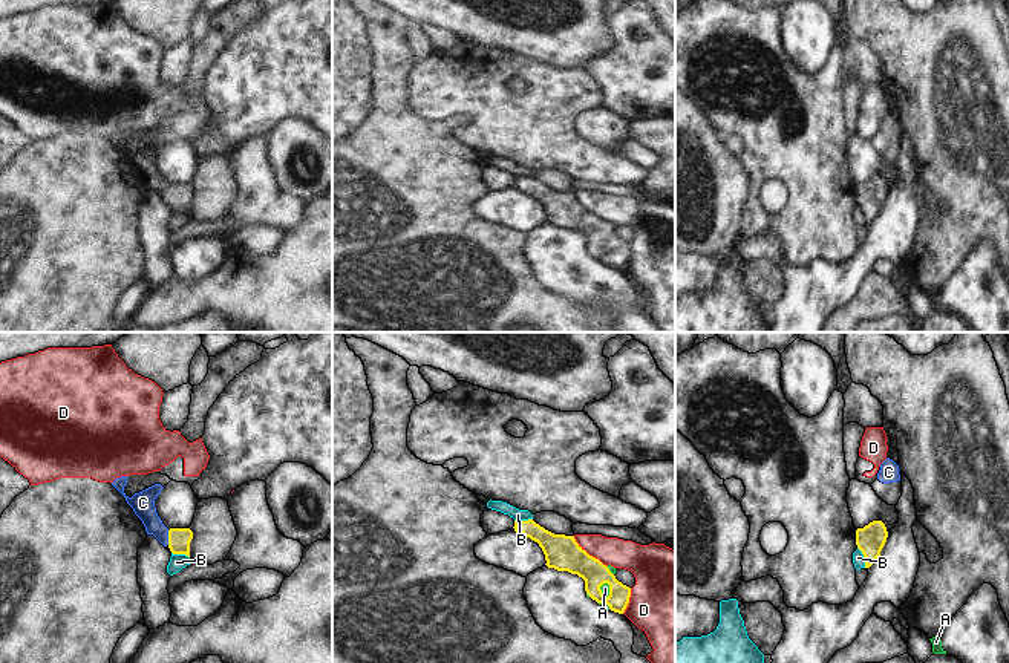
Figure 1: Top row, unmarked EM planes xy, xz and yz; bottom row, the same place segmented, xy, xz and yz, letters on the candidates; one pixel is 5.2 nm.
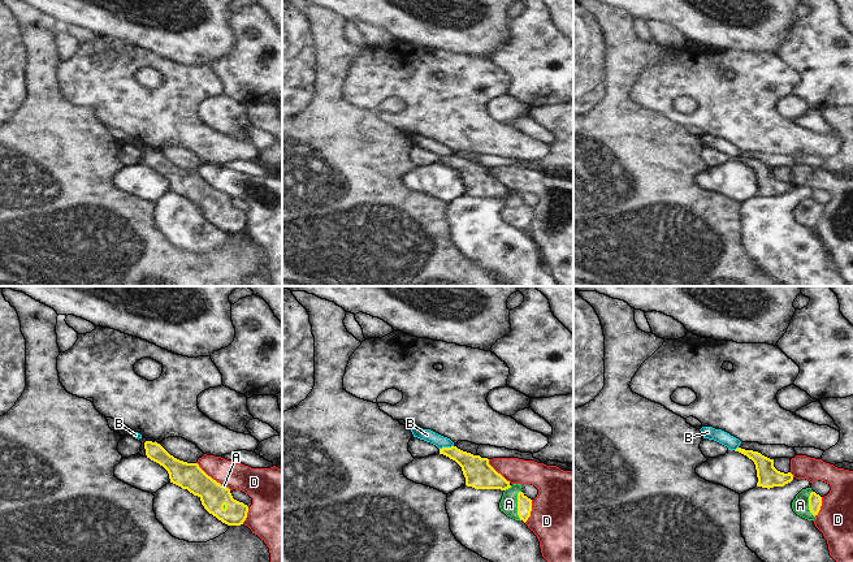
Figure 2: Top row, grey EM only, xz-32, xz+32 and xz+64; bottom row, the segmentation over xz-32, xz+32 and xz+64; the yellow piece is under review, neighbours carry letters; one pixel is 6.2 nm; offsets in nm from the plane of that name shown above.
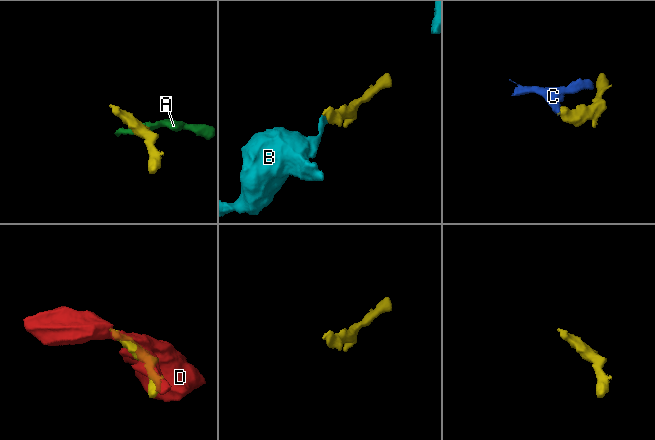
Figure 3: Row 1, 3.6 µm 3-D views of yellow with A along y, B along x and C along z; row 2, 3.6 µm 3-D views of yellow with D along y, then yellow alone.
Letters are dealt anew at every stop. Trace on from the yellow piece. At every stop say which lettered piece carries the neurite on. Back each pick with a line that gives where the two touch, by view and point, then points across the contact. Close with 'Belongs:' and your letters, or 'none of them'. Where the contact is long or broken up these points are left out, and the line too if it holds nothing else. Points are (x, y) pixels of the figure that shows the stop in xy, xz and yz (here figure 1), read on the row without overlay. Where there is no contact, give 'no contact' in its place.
A: meets yellow in xz at (610, 247); runs through xz (573, 216), (590, 225), (610, 247), (605, 245)
C: meets yellow in xy at (169, 195); runs through xy (179, 196), (169, 195), (150, 176), (143, 160)
Belongs: A, C

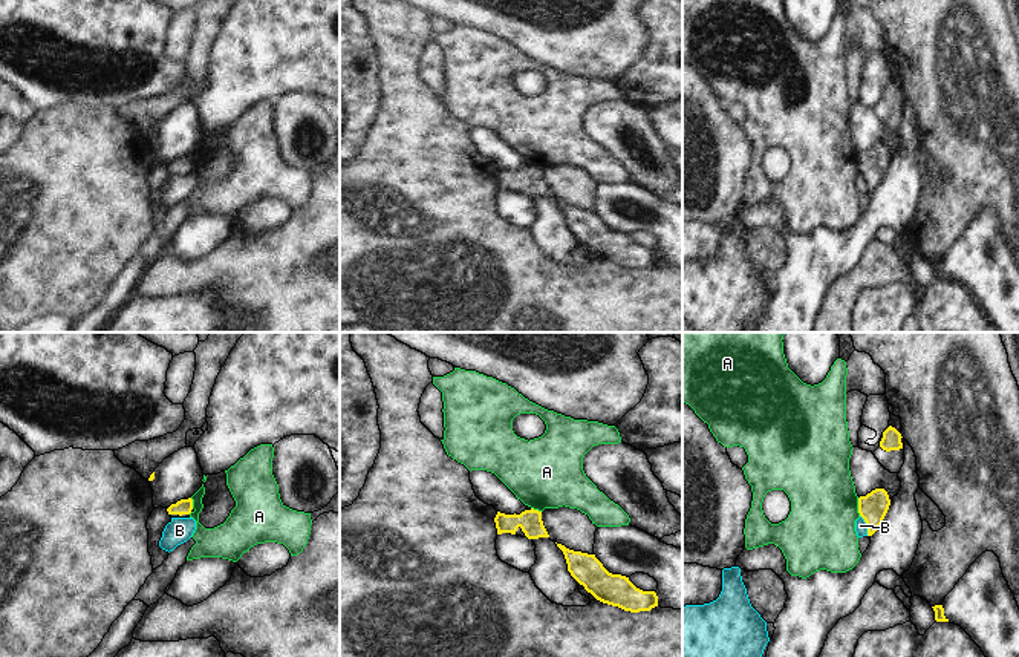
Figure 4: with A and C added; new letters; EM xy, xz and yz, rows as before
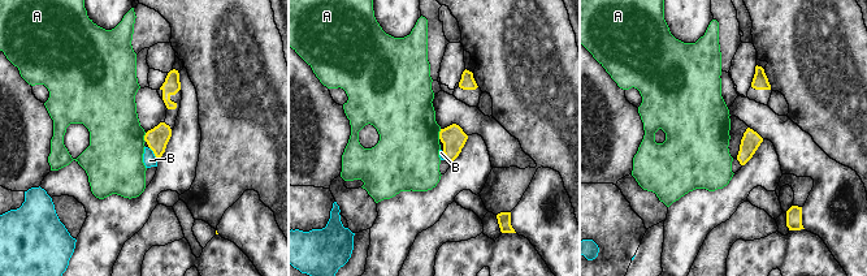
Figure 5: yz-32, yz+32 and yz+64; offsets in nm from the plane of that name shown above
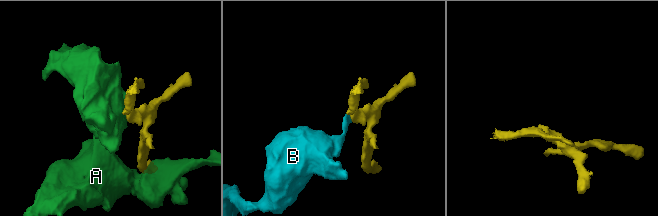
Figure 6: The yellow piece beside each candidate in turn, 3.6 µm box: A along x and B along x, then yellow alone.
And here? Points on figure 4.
Belongs: none of them

